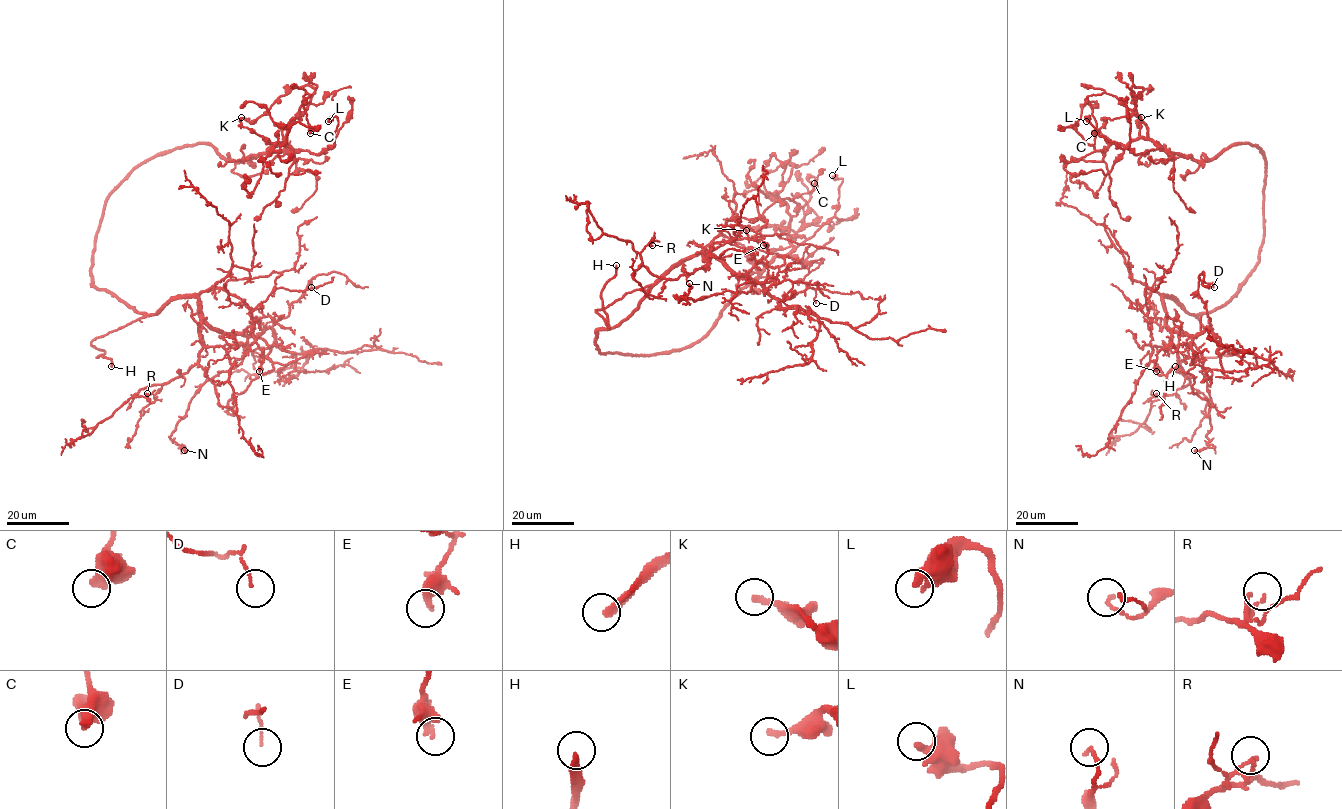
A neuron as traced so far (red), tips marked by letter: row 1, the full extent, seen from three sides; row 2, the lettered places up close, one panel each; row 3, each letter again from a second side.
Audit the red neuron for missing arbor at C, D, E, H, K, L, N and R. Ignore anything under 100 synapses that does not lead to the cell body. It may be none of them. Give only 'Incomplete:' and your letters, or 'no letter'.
Incomplete: H

